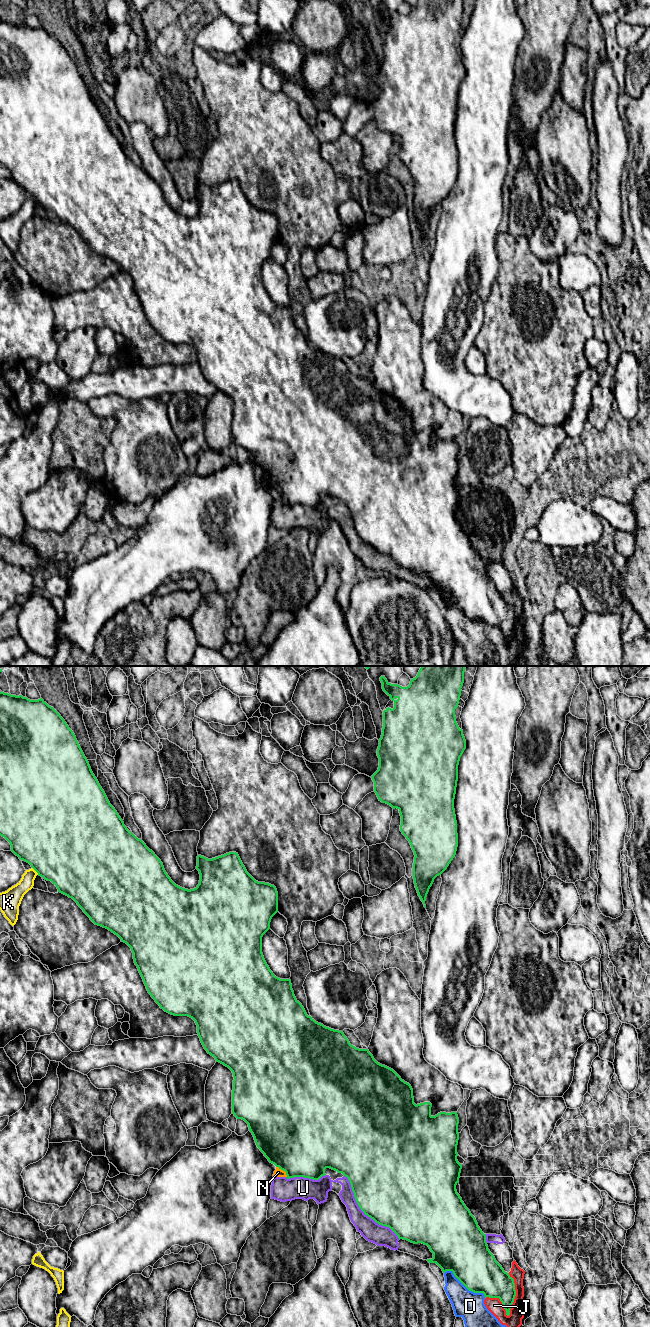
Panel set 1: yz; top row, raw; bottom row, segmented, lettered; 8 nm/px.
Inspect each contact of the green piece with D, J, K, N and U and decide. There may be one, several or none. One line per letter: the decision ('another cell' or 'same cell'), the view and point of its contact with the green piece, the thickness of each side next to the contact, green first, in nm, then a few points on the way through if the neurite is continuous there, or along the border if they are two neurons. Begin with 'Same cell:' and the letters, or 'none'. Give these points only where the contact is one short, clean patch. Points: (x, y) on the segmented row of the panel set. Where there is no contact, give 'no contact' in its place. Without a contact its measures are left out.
Same cell: none
D: another cell; meets green in yz at (465, 1286); 360 nm thick on the green side, 220 nm on the other
J: another cell; meets green in yz at (515, 1295); 260 nm thick on the green side, 120 nm on the other
K: another cell; meets green in yz at (35, 870); 500 nm thick on the green side, 140 nm on the other
N: another cell; meets green in yz at (283, 1170); 500 nm thick on the green side, 70 nm on the other
U: another cell; meets green in yz at (363, 1211); 500 nm thick on the green side, 160 nm on the other

